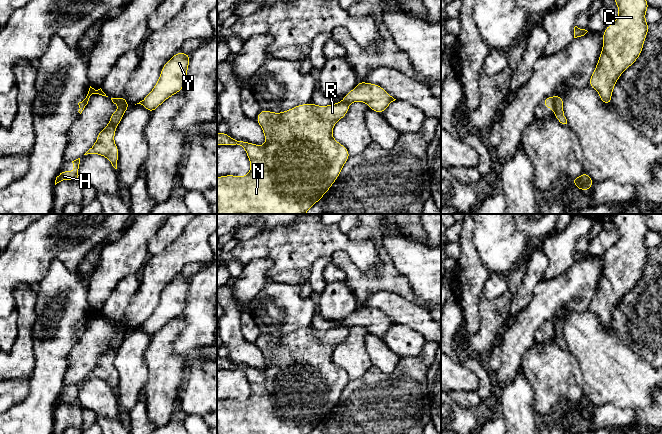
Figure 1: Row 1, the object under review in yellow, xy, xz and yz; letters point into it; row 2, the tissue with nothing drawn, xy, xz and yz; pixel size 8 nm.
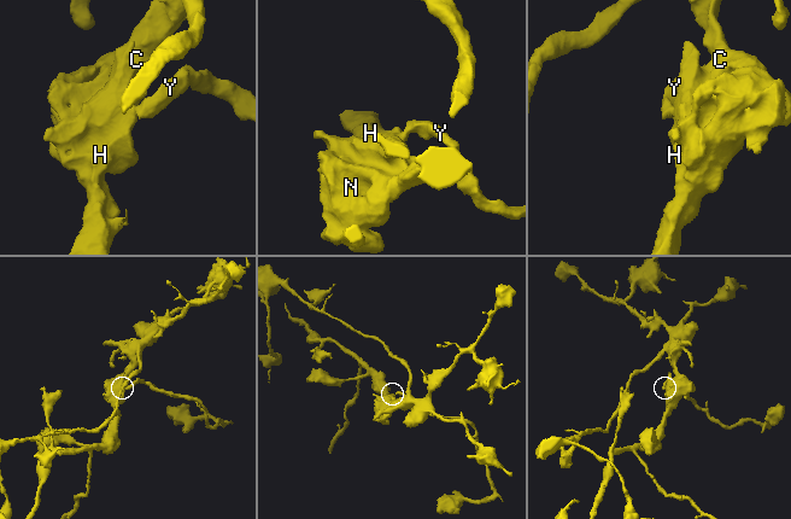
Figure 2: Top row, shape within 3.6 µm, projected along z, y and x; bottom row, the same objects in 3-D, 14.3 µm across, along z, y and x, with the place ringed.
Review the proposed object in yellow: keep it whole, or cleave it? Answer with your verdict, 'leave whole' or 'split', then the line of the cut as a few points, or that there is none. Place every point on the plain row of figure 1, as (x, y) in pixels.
split | yz (553, 321), (554, 332)

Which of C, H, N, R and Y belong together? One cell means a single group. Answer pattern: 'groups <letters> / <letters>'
groups C H N R / Y

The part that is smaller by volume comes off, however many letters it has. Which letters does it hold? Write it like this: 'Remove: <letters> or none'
Remove: Y

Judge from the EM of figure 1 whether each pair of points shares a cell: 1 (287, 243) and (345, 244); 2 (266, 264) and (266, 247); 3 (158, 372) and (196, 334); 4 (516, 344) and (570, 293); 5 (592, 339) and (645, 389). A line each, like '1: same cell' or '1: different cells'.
1: same cell
2: different cells
3: different cells
4: same cell
5: same cell

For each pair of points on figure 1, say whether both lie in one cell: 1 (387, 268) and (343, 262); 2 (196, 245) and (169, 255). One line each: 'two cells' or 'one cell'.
1: one cell
2: one cell

